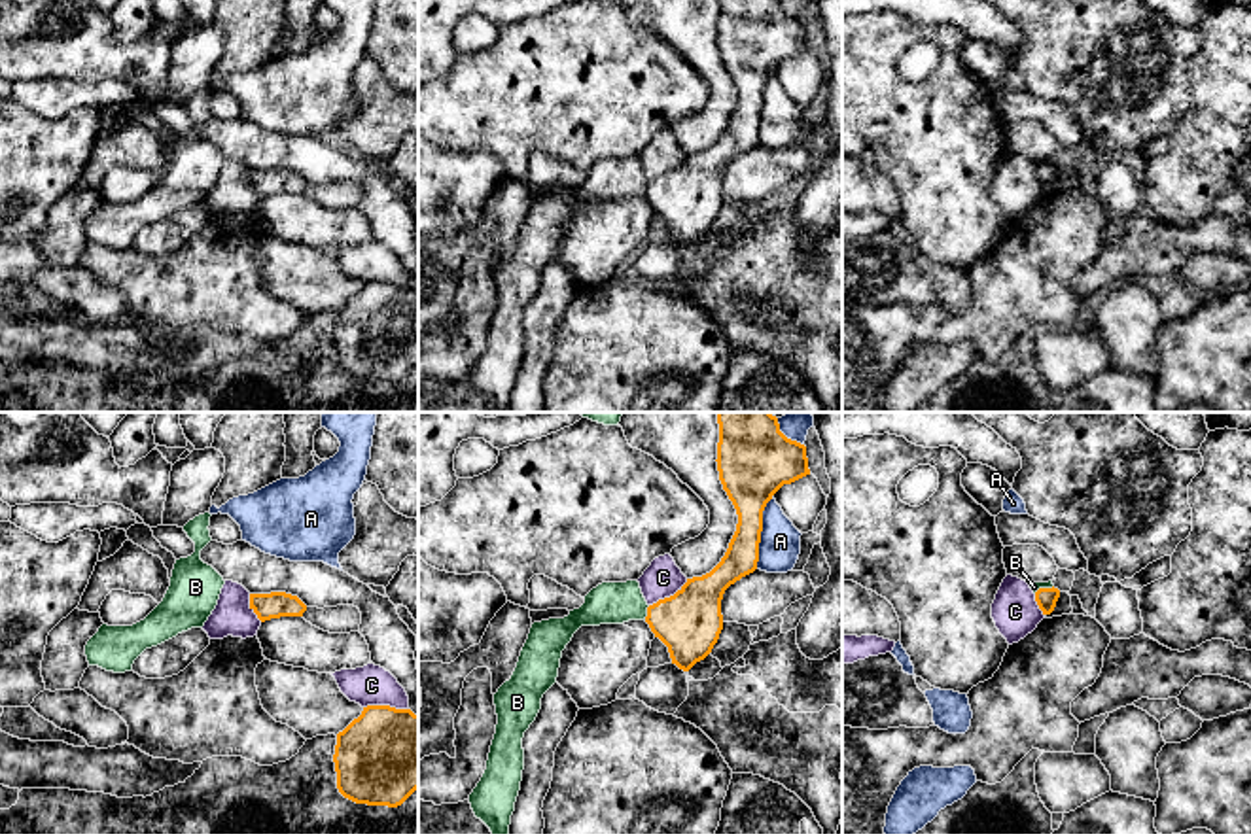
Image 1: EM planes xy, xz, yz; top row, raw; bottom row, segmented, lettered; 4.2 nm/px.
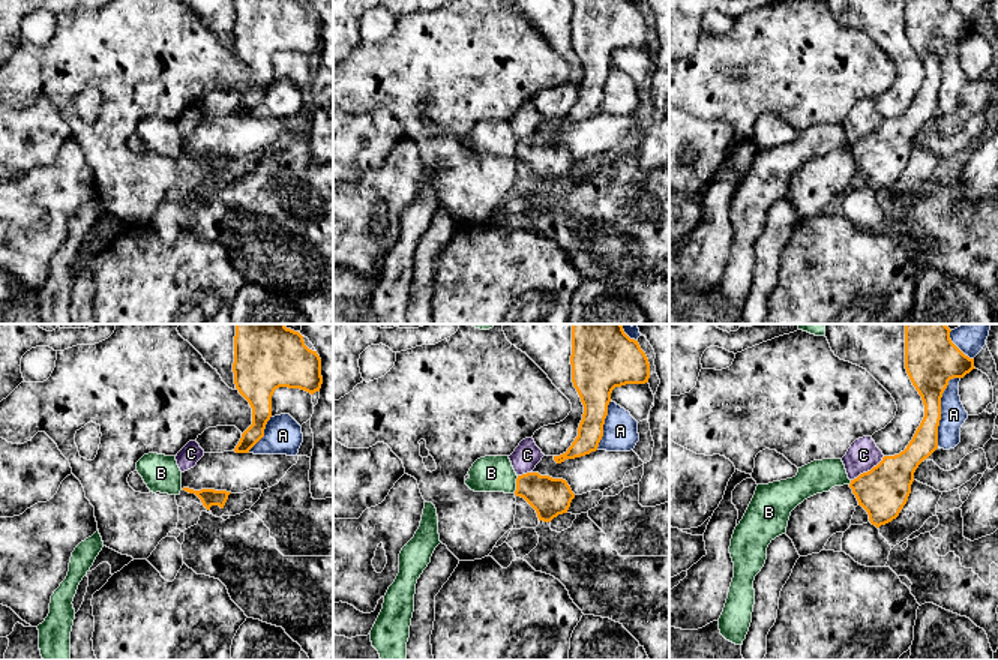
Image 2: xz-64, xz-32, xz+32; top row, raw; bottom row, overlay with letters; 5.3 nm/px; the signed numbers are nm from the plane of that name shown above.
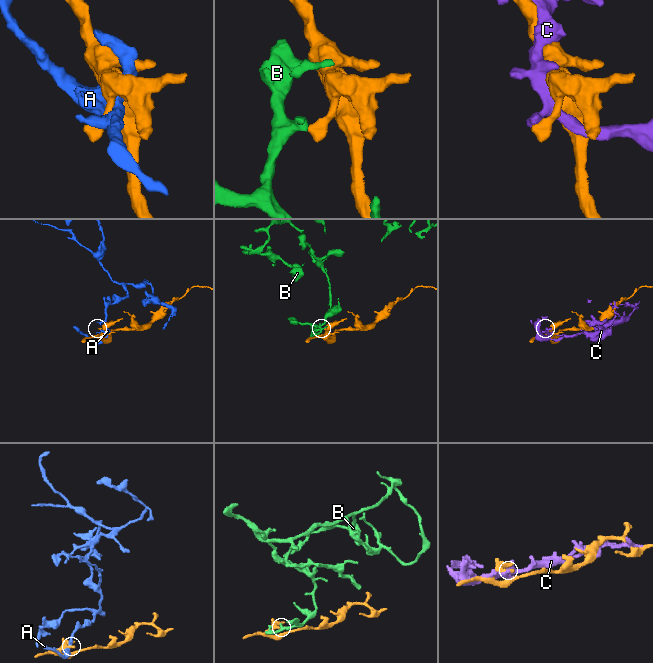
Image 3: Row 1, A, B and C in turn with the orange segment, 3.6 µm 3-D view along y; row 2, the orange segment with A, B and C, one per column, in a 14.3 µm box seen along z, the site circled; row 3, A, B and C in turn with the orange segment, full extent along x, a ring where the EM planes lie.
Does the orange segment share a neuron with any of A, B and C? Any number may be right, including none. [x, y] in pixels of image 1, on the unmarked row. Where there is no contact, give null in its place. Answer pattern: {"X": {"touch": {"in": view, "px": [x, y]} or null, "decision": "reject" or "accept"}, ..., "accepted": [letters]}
{"A": {"touch": {"in": "xz", "px": [759, 110]}, "decision": "reject"}, "B": {"touch": {"in": "xz", "px": [648, 190]}, "decision": "reject"}, "C": {"touch": {"in": "xy", "px": [387, 282]}, "decision": "reject"}, "accepted": []}

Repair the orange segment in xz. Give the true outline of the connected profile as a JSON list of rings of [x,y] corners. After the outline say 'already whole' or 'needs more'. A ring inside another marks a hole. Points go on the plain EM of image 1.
[[[719,0],[715,38],[738,91],[729,125],[710,149],[687,155],[674,172],[649,182],[645,193],[683,248],[717,219],[725,166],[757,146],[766,79],[784,61],[810,51],[806,23],[787,15],[780,0]]]; already whole

